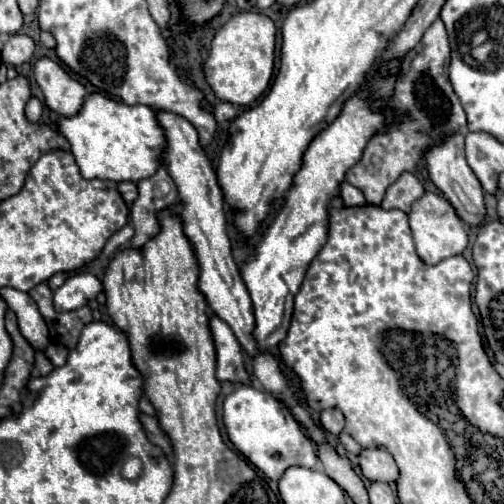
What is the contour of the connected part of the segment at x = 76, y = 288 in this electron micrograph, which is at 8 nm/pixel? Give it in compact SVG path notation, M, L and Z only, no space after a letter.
M79 272L67 278L67 282L55 290L55 310L57 312L71 312L85 306L89 300L97 298L103 292L101 280L91 272Z

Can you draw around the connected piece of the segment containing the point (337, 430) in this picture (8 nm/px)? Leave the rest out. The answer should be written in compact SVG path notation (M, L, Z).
M327 408L321 412L321 428L333 436L341 434L341 430L345 428L345 418L341 414L339 408Z

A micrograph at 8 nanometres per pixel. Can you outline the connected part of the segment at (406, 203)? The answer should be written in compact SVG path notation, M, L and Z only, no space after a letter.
M405 172L395 184L391 184L391 186L387 188L381 206L383 206L385 210L397 208L397 210L403 210L405 214L409 214L413 202L419 200L423 194L425 194L425 190L423 190L421 182L419 182L413 174Z

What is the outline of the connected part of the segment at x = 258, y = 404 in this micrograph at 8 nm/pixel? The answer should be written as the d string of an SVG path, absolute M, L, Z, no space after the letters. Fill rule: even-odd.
M239 386L223 402L223 422L233 446L275 482L289 466L313 468L317 464L315 446L307 440L287 408L269 392L261 392L253 386Z

